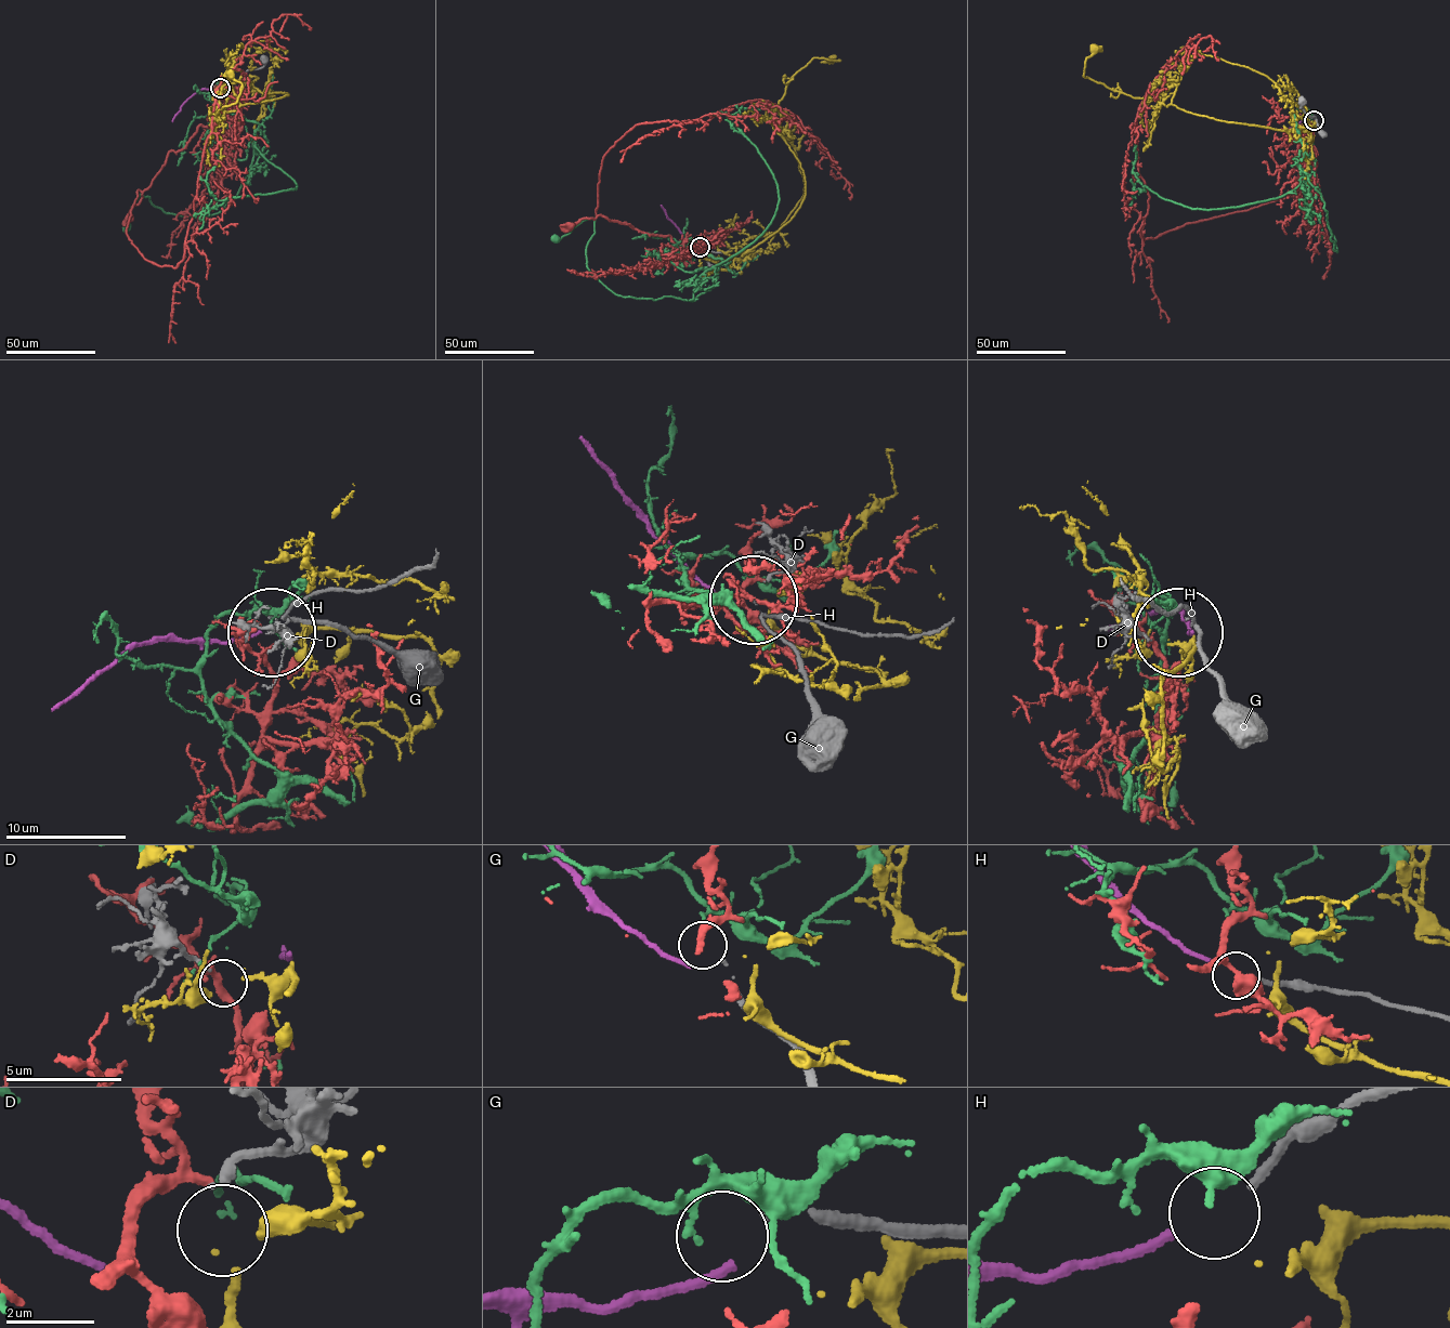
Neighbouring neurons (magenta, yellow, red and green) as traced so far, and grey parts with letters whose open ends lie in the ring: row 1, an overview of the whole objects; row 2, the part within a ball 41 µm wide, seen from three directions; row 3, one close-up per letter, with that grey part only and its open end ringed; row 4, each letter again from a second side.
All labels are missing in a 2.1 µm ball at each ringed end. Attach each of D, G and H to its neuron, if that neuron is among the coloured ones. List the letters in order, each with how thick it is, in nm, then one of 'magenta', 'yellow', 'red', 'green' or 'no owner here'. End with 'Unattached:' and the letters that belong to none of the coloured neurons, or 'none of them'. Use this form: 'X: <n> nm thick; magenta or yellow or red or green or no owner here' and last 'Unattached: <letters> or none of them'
D: 220 nm thick; yellow
G: 100 nm thick; no owner here
H: 190 nm thick; magenta
Unattached: G

